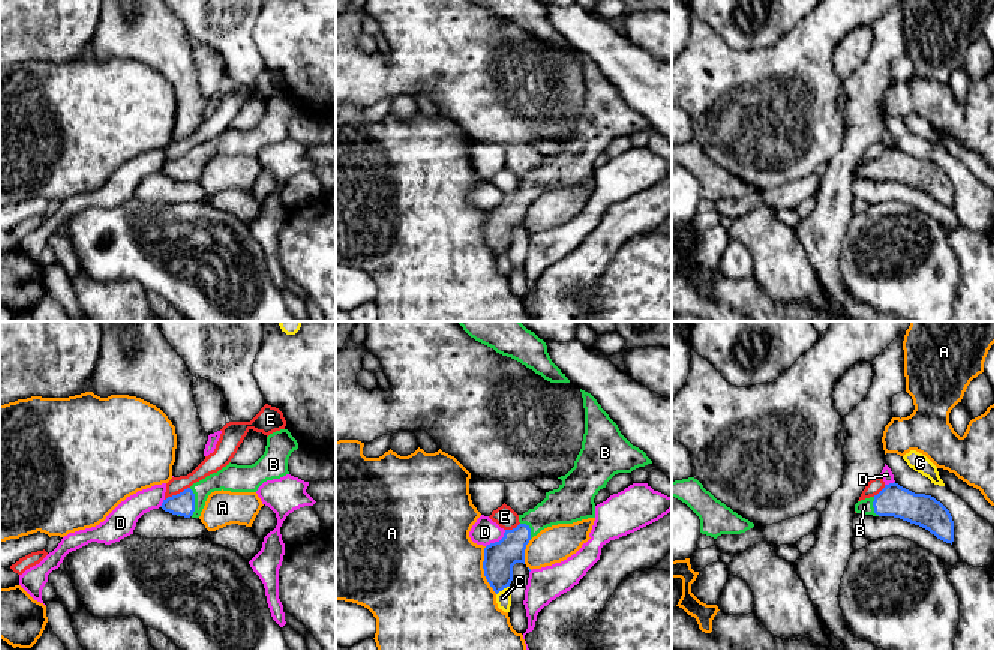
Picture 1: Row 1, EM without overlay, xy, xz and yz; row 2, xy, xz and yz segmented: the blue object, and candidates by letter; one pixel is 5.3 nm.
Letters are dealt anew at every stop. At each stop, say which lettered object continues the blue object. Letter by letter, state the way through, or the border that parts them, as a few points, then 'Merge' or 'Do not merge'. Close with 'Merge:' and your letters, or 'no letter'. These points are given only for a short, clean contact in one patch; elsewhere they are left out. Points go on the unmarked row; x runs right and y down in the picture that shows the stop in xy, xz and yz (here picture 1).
A: Do not merge
B: Path across: xy (183, 167), (194, 165), (210, 147), (233, 141). Merge
C: Do not merge
D: Do not merge
E: Do not merge
Merge: B

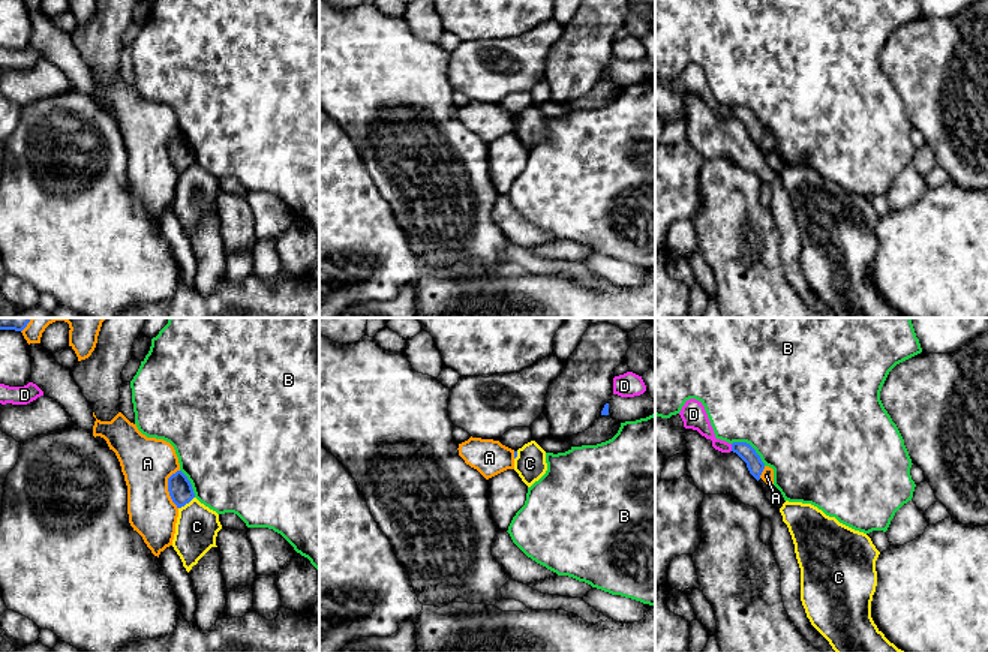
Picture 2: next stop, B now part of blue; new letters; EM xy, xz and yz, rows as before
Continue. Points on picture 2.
A: Do not merge
B: Do not merge
C: Boundary: xy (194, 161), (179, 173). Do not merge
D: Do not merge
Merge: no letter

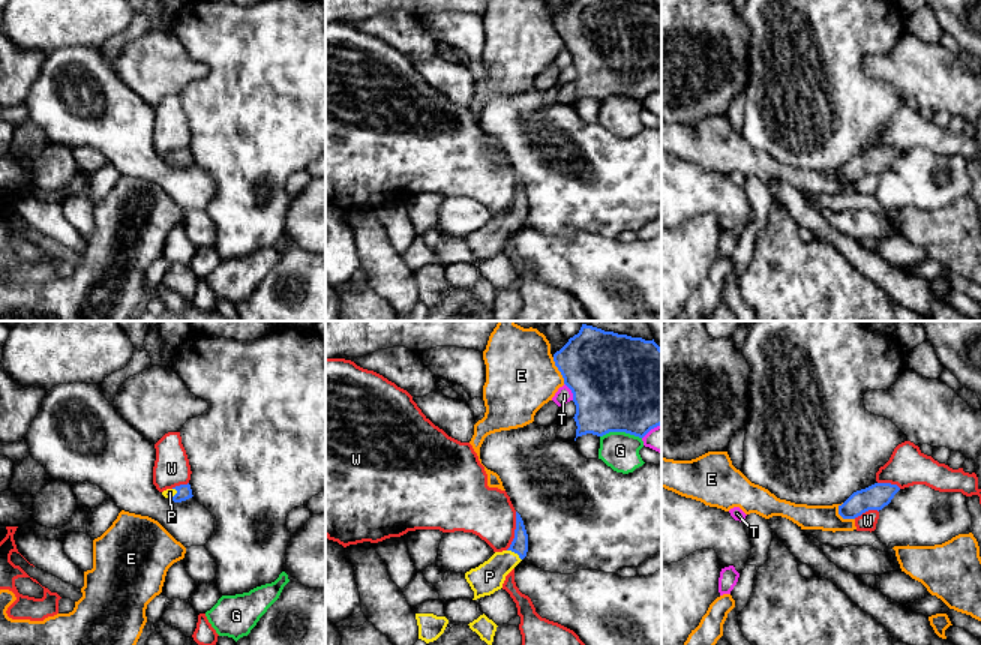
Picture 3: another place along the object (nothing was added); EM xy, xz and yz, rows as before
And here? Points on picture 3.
E: Do not merge
G: Do not merge
P: Path across: xz (519, 209), (515, 216), (489, 240). Merge
T: Do not merge
W: Do not merge
Merge: P

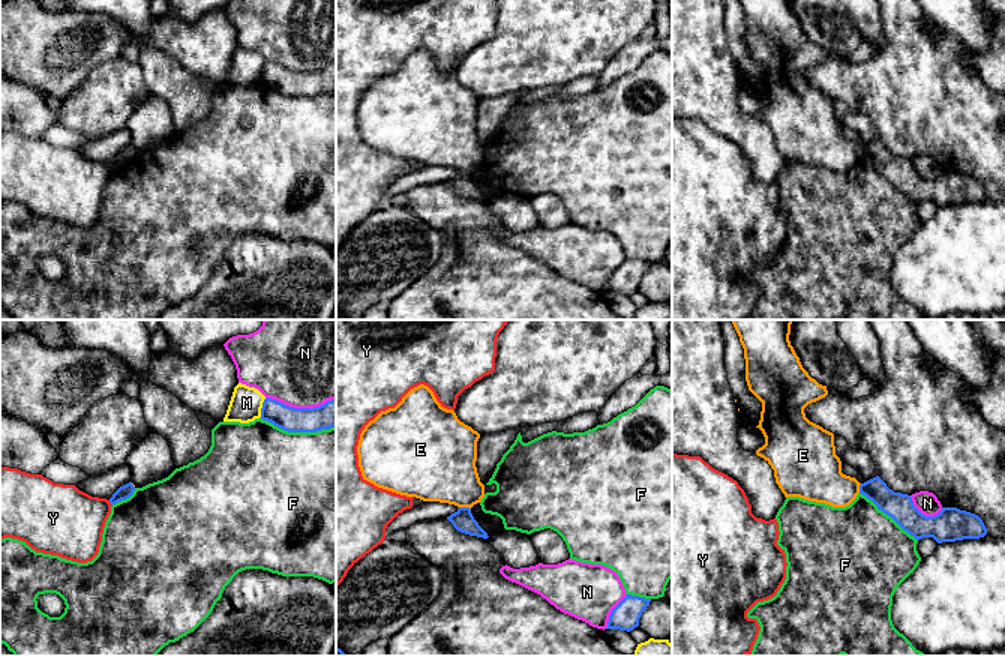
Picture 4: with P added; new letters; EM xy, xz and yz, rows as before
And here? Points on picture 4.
E: Boundary: xz (459, 170), (470, 173). Do not merge
F: Do not merge
M: Do not merge
N: Do not merge
Y: Do not merge
Merge: no letter

